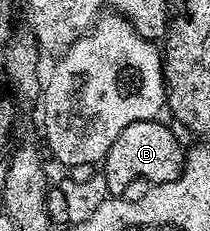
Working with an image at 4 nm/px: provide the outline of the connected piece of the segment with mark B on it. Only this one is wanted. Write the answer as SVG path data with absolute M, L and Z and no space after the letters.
M155 118L132 122L132 126L124 126L116 142L112 142L105 160L100 164L100 176L111 197L121 197L125 193L122 191L137 180L150 180L146 182L156 185L172 182L177 176L181 176L186 166L186 152L178 141L177 134L160 121L161 119Z

